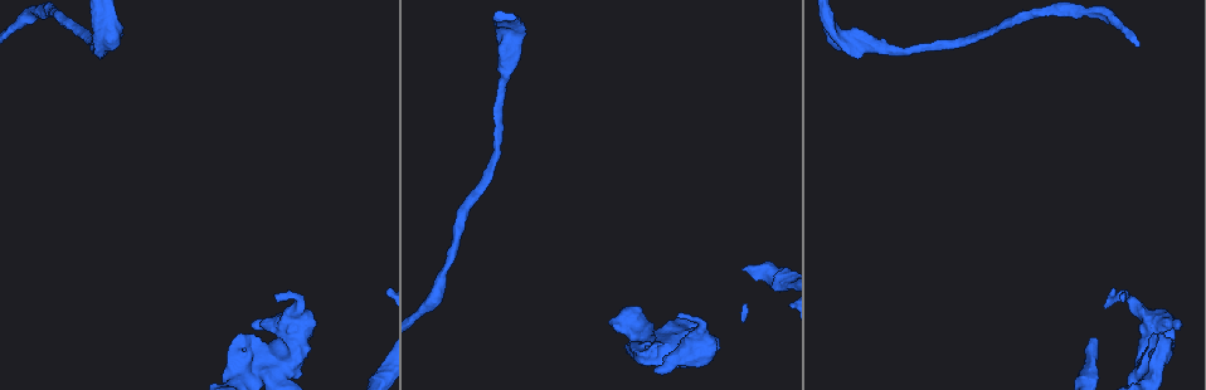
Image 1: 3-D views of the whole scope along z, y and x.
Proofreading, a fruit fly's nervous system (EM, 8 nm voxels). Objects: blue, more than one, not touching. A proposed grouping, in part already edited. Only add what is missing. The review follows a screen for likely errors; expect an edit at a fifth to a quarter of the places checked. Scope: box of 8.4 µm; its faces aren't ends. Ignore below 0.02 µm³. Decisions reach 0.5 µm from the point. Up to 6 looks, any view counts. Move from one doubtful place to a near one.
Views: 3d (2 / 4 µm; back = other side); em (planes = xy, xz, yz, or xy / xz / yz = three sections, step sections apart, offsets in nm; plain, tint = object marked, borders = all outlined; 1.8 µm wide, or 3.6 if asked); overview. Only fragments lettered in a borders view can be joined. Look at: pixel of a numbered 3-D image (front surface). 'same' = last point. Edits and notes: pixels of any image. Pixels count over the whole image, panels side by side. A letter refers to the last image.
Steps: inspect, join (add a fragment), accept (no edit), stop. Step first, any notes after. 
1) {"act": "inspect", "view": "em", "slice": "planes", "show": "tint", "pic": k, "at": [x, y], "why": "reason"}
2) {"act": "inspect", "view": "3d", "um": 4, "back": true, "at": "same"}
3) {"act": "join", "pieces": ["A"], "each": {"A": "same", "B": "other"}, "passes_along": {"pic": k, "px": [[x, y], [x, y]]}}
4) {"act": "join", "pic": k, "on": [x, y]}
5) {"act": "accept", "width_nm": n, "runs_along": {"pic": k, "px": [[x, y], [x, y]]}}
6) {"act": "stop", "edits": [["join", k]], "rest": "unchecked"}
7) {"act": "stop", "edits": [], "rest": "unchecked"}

{"act": "inspect", "view": "em", "slice": "planes", "show": "borders", "pic": 1, "at": [230, 366], "why": "stops while still wide"}

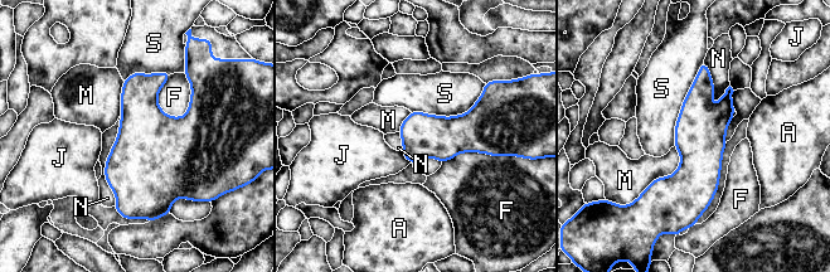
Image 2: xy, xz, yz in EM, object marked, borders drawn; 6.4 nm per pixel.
{"act": "accept", "longest_contact_nm": ["N", 600], "each": {"A": "other", "F": "other", "J": "other", "M": "other", "N": "other", "S": "other"}, "border": {"pic": 2, "px": [[121, 116], [105, 168], [113, 205]]}, "found": "no lettered fragment goes on from it"}

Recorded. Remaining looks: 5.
{"act": "inspect", "view": "3d", "um": 2, "pic": 1, "at": [1122, 296], "why": "free end"}

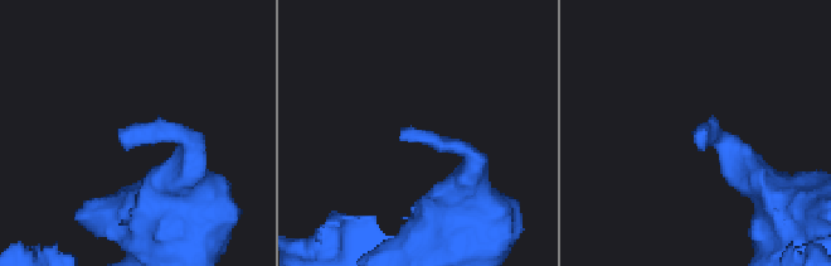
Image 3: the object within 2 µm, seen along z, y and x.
{"act": "inspect", "view": "em", "slice": "planes", "show": "borders", "pic": 3, "at": [119, 135]}

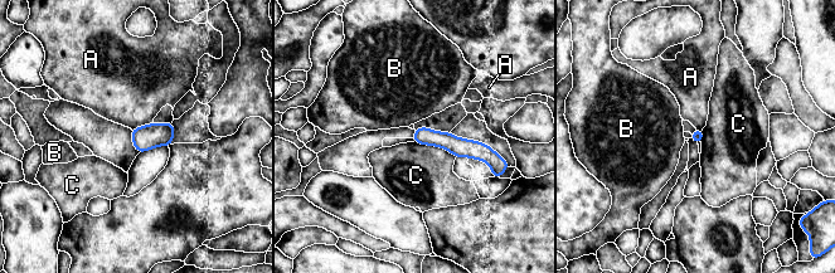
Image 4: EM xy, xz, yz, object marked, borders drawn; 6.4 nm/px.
{"act": "accept", "each": {"A": "other", "B": "other", "C": "other"}, "runs_along": {"pic": 4, "px": [[417, 132], [488, 155]]}, "found": "none of them fits"}

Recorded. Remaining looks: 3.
{"act": "inspect", "view": "em", "slice": "planes", "show": "plain", "pic": 1, "at": [506, 62], "why": "calibre changes"}

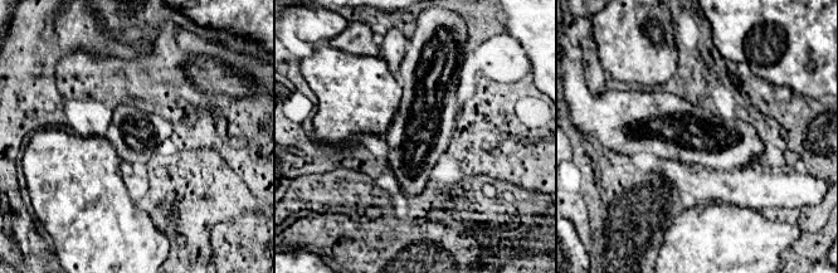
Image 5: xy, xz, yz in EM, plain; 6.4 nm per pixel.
{"act": "inspect", "view": "em", "slice": "planes", "show": "borders", "at": "same", "why": "see the neighbours"}

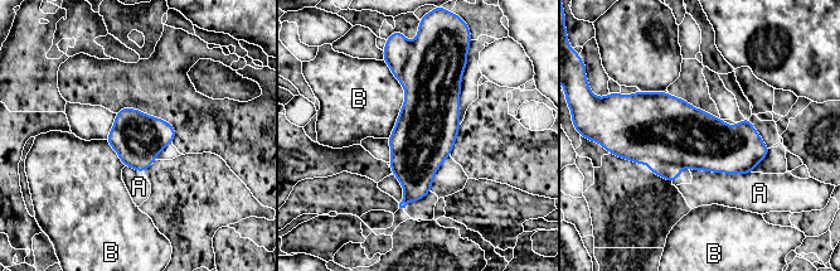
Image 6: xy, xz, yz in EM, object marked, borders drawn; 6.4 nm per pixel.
{"act": "join", "pieces": ["A"], "each": {"A": "same", "B": "other"}, "passes_along": {"pic": 6, "px": [[698, 140], [720, 172], [753, 192]]}, "found": "it goes on there"}

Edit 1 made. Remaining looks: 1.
{"act": "stop", "edits": [["join", 6]], "rest": "unchecked"}

